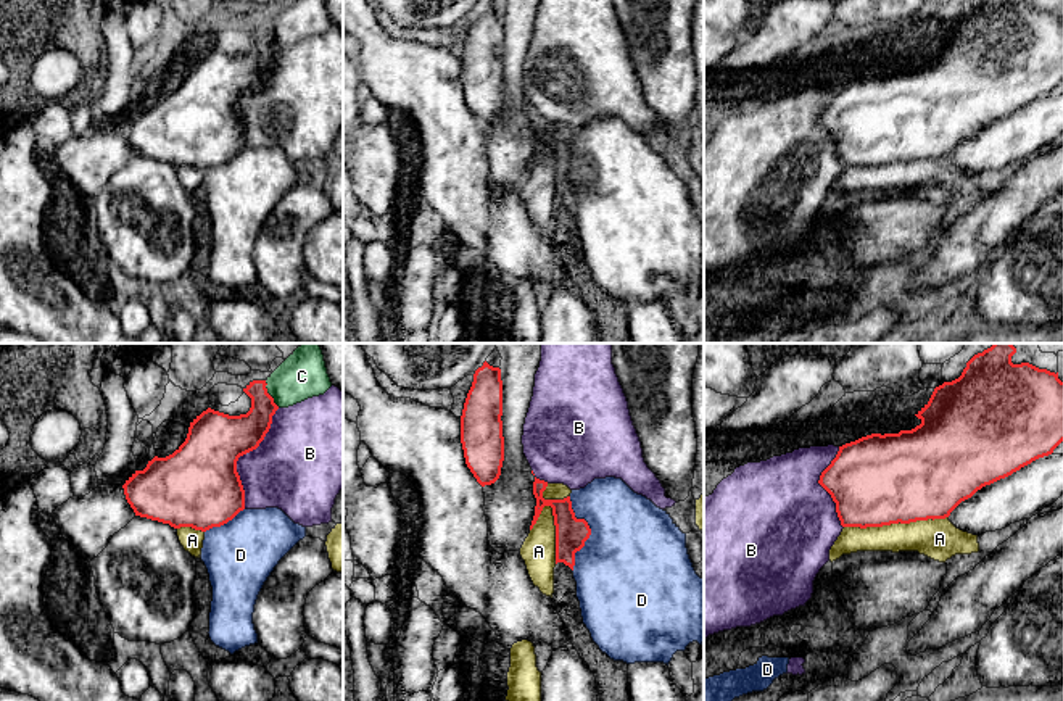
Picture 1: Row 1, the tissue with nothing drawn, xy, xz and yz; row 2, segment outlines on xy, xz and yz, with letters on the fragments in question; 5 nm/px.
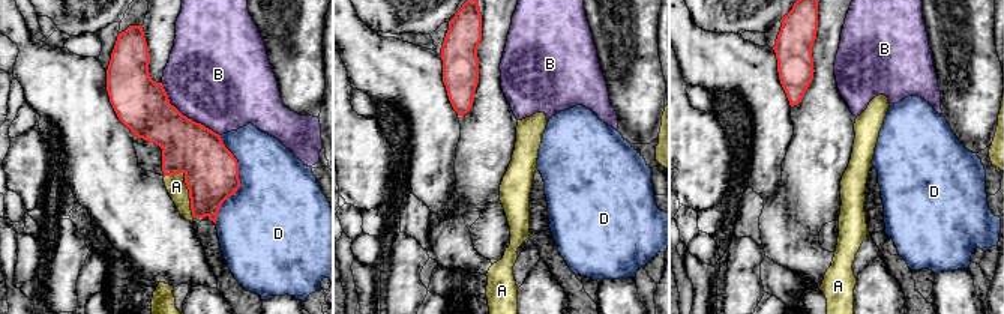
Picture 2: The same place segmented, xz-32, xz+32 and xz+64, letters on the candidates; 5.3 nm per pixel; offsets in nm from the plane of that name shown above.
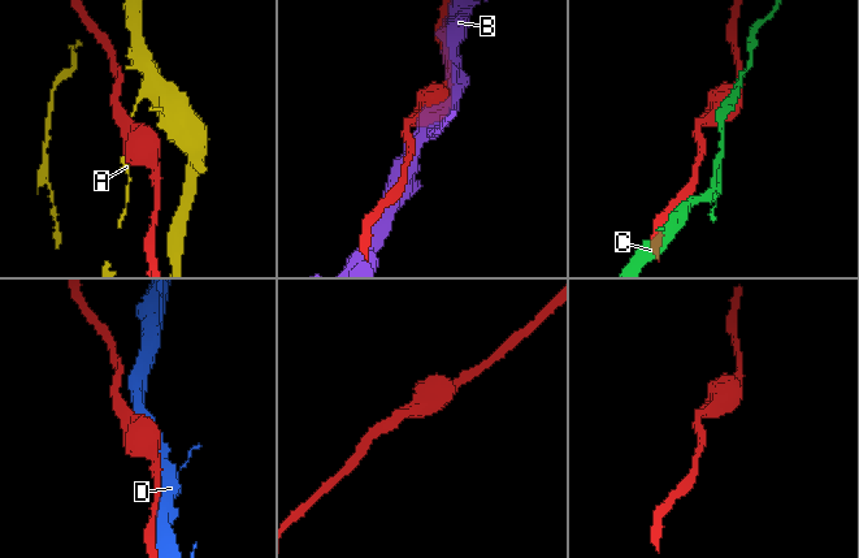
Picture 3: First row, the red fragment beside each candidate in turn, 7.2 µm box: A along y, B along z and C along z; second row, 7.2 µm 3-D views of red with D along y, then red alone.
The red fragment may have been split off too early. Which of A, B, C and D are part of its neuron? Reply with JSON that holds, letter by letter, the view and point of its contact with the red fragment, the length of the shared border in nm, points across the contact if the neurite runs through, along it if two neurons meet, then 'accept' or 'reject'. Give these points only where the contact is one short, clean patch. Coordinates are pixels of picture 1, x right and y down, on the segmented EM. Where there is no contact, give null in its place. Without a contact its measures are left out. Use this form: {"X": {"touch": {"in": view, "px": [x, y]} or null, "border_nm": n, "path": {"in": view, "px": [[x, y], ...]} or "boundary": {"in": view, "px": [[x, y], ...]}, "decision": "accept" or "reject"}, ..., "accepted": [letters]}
{"A": {"touch": {"in": "yz", "px": [896, 522]}, "border_nm": 500, "boundary": {"in": "yz", "px": [[947, 516], [881, 526], [844, 527]]}, "decision": "reject"}, "B": {"touch": {"in": "xy", "px": [242, 455]}, "border_nm": 550, "decision": "reject"}, "C": {"touch": {"in": "xy", "px": [268, 394]}, "border_nm": 150, "decision": "reject"}, "D": {"touch": {"in": "xz", "px": [590, 532]}, "border_nm": 380, "decision": "reject"}, "accepted": []}

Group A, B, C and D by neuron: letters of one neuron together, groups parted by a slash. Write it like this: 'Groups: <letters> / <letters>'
Groups: A / B / C / D

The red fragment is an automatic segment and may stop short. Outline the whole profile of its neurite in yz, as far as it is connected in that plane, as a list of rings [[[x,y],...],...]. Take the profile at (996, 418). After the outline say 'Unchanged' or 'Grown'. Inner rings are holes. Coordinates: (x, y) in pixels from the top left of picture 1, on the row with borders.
[[[994,343],[982,353],[974,355],[963,369],[962,375],[952,382],[944,382],[936,387],[929,401],[915,414],[921,424],[912,430],[900,430],[899,433],[871,433],[855,442],[839,446],[836,458],[821,472],[818,483],[831,495],[836,503],[836,512],[842,527],[883,527],[891,524],[910,524],[928,519],[945,519],[965,500],[971,498],[978,490],[991,485],[1000,479],[1011,475],[1032,461],[1049,456],[1063,442],[1063,382],[1058,372],[1039,369],[1029,363],[1013,364],[1011,356],[1016,348],[1011,343]]]. Unchanged

